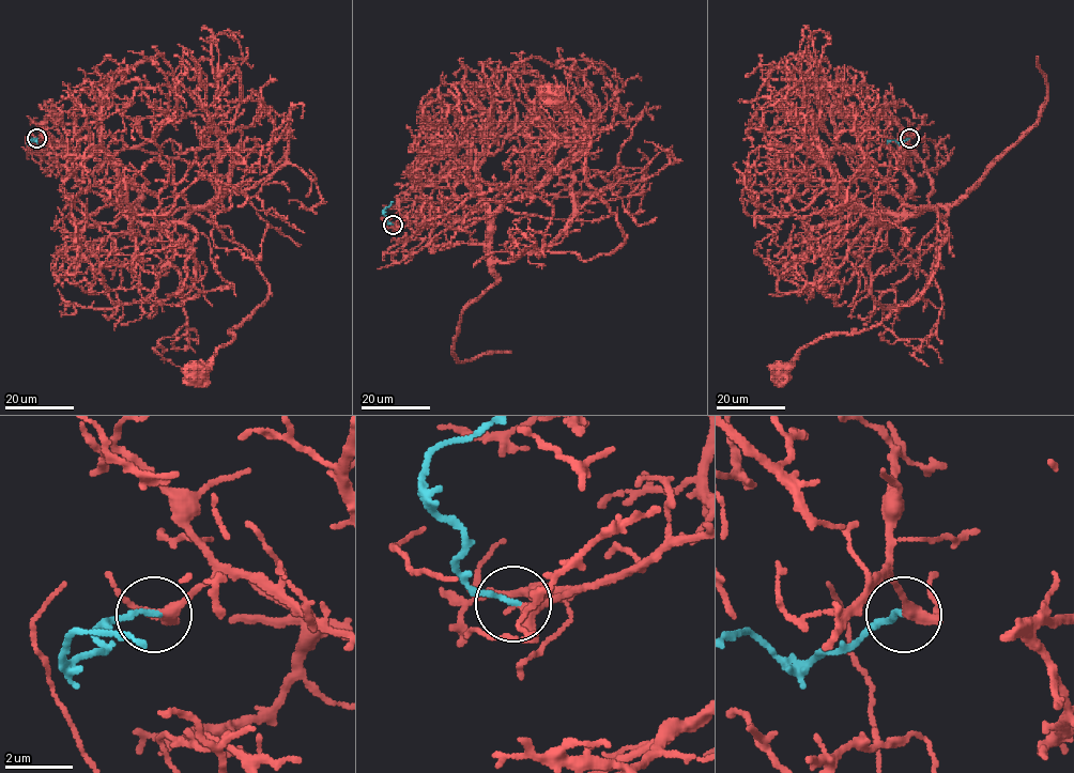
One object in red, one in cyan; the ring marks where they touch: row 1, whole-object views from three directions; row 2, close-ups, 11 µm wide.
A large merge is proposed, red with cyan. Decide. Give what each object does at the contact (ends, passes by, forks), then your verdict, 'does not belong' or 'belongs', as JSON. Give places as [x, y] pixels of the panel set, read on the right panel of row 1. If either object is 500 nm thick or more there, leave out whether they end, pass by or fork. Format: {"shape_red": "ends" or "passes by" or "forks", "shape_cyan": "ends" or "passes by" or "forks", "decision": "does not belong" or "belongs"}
{"shape_red": "forks", "shape_cyan": "ends", "decision": "belongs"}

